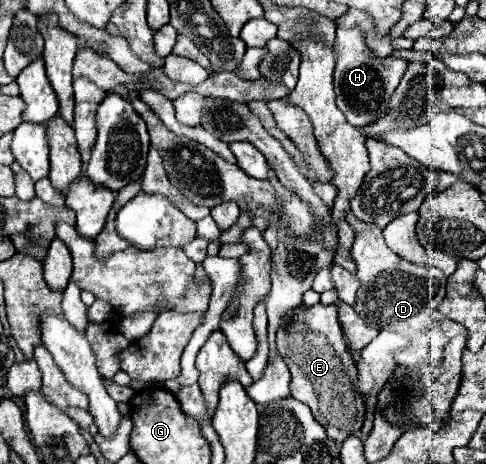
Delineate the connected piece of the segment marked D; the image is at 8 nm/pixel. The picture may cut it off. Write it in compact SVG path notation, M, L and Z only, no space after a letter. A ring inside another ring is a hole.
M352 212L348 214L348 224L356 234L352 258L358 266L356 276L360 278L360 290L356 294L354 310L360 314L360 318L364 318L364 322L368 322L368 326L376 330L396 330L410 338L410 346L396 358L398 364L420 366L426 360L438 364L442 360L444 344L458 334L468 334L458 322L440 318L438 304L444 300L446 294L446 276L438 268L426 268L402 260L386 246L382 228L360 222Z

